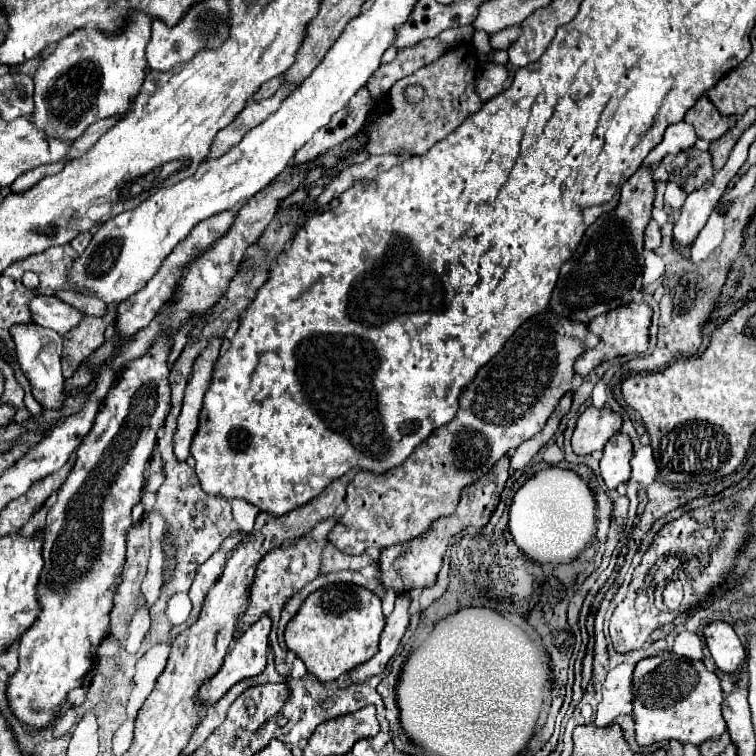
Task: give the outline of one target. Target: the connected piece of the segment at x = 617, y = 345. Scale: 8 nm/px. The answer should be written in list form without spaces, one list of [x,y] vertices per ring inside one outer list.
[[[643,300],[621,306],[613,312],[605,312],[605,316],[597,316],[597,320],[591,320],[587,324],[589,330],[593,330],[599,336],[599,344],[585,354],[581,354],[575,362],[575,374],[587,376],[595,366],[599,366],[605,360],[611,360],[615,356],[629,356],[629,354],[643,354],[649,346],[649,324],[651,324],[651,306]]]

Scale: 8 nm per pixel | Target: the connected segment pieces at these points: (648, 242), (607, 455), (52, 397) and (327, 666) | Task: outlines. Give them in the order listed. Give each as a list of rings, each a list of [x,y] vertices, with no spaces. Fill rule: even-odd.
[[[651,220],[645,228],[645,248],[655,250],[655,248],[659,248],[659,244],[661,244],[661,232],[659,232],[657,222]]]
[[[617,432],[617,436],[609,438],[609,442],[603,448],[603,458],[601,458],[601,478],[607,490],[615,490],[619,484],[629,480],[631,456],[633,456],[633,446],[627,434]]]
[[[15,324],[11,328],[11,336],[13,336],[13,344],[15,344],[17,362],[19,362],[21,370],[23,370],[23,374],[27,376],[27,380],[31,382],[31,392],[33,392],[35,400],[43,408],[55,408],[55,410],[61,408],[63,402],[65,402],[63,374],[61,374],[63,338],[57,332],[39,328],[35,324]]]
[[[327,584],[325,588],[313,592],[299,608],[299,612],[291,618],[291,622],[285,628],[285,644],[287,650],[295,652],[305,662],[309,674],[313,674],[319,682],[329,682],[329,680],[337,680],[341,674],[353,670],[355,666],[363,664],[365,660],[377,654],[377,644],[383,626],[385,626],[385,616],[381,612],[379,596],[355,584]]]

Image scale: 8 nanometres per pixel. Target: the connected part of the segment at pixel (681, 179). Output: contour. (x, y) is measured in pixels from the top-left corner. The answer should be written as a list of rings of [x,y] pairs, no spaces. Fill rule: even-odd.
[[[695,146],[681,150],[679,154],[665,154],[661,164],[669,174],[667,182],[675,182],[687,194],[701,188],[713,176],[711,154],[701,152]],[[683,152],[687,154],[683,156]]]

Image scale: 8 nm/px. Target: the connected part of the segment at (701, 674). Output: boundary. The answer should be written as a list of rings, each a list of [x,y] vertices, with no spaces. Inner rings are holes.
[[[663,652],[637,662],[633,670],[633,720],[635,720],[635,740],[639,746],[649,746],[661,740],[679,740],[681,744],[703,744],[705,740],[715,740],[727,726],[721,714],[723,690],[719,678],[705,668],[701,660],[687,660],[673,652]]]

